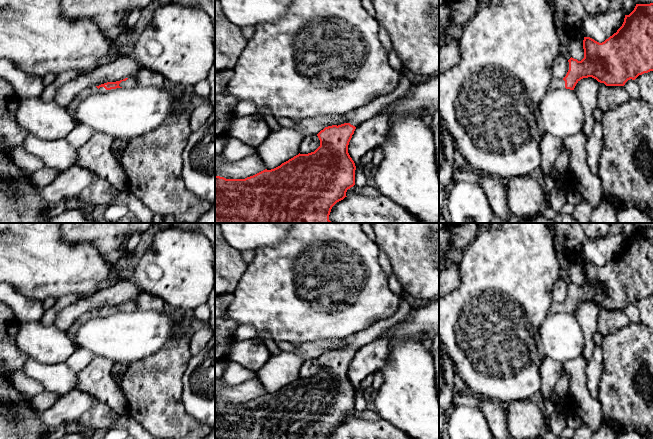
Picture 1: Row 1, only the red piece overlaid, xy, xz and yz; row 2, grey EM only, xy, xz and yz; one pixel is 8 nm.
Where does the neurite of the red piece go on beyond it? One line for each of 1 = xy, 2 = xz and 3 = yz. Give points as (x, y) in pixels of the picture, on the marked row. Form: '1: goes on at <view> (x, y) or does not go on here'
1: goes on at xy (71, 107)
2: goes on at xz (369, 110)
3: goes on at yz (556, 83)

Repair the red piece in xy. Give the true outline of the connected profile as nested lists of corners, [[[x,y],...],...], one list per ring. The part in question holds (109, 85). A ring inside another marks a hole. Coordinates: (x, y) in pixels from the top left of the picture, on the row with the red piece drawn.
[[[135,77],[125,78],[120,81],[116,82],[107,82],[104,84],[101,84],[99,86],[96,86],[94,88],[87,88],[83,90],[68,106],[67,111],[70,113],[73,117],[73,112],[76,109],[77,105],[85,98],[87,98],[89,95],[96,93],[99,91],[100,87],[104,87],[106,90],[116,89],[116,88],[133,88],[138,86],[137,80]]]

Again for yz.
[[[653,3],[636,4],[634,10],[629,15],[625,15],[624,22],[617,32],[602,43],[590,37],[584,37],[583,49],[584,58],[578,61],[571,57],[568,60],[569,70],[566,76],[563,79],[553,78],[550,90],[557,88],[574,90],[581,79],[588,77],[592,77],[606,86],[624,86],[628,80],[635,80],[639,75],[653,71]]]

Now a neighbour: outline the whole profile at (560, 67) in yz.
[[[560,54],[553,63],[552,74],[554,78],[563,79],[569,70],[569,62],[563,54]]]

